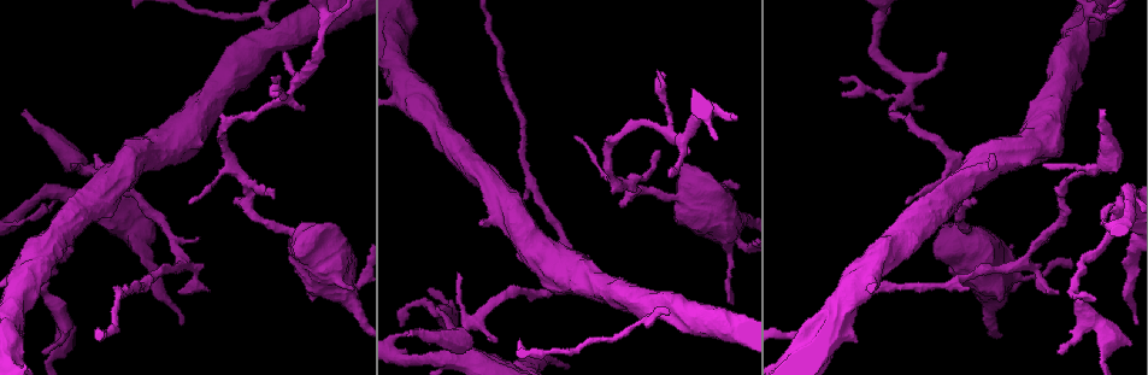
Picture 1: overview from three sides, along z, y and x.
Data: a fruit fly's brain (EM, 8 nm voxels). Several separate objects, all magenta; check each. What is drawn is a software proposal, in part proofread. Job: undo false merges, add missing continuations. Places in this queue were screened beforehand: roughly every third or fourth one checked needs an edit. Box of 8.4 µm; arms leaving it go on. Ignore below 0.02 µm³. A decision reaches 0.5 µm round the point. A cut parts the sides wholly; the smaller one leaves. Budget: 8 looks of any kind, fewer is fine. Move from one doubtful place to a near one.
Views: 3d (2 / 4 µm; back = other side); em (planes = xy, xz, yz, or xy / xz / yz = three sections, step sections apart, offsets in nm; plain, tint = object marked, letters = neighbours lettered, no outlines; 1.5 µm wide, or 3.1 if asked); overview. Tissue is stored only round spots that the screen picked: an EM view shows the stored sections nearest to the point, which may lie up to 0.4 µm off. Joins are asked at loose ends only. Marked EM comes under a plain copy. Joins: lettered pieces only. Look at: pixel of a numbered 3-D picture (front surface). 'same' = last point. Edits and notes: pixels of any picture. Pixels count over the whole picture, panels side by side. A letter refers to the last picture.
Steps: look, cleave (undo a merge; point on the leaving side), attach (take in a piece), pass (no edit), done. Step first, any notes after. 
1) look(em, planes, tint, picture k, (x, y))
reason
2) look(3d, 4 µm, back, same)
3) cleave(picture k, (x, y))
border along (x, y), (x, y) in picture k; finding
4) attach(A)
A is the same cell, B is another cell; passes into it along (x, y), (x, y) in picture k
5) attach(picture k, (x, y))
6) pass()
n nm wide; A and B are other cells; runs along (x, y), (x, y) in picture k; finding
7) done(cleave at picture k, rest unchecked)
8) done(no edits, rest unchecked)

look(3d, 4 µm, picture 1, (429, 307))
calibre changes

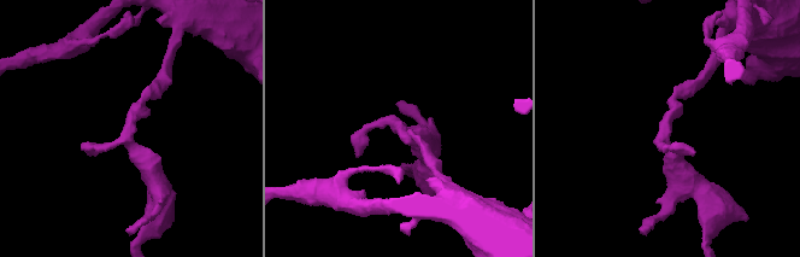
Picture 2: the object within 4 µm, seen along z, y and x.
look(em, planes, tint, picture 2, (129, 141))
need the tissue

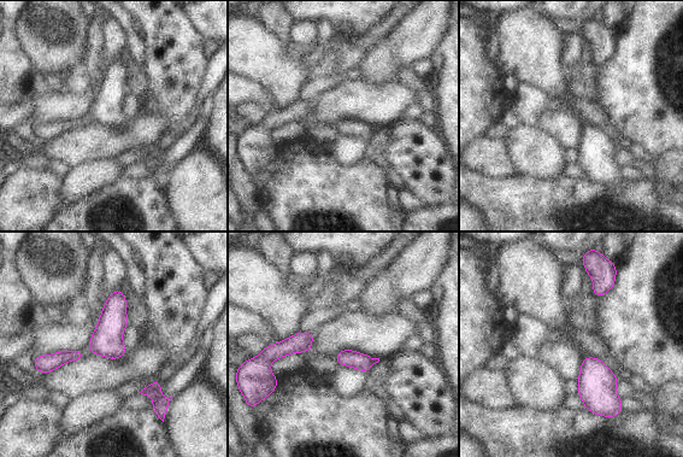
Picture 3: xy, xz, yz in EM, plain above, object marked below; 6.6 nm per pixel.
look(em, planes, letters, same)
what lies round it

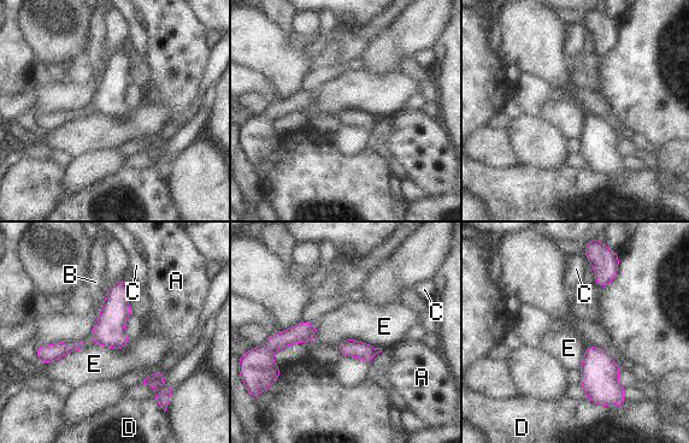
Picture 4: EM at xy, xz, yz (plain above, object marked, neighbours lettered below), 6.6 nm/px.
pass()
110 nm wide; A, B, C, D and E are other cells; border along (335, 346), (358, 340), (381, 348) in picture 4; one neuron here

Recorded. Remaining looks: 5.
look(3d, 4 µm, picture 1, (478, 222))
stops while still wide

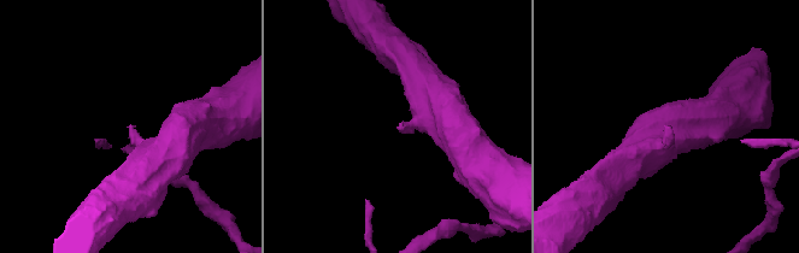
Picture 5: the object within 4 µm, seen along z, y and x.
look(em, planes, letters, picture 5, (666, 126))
now the EM

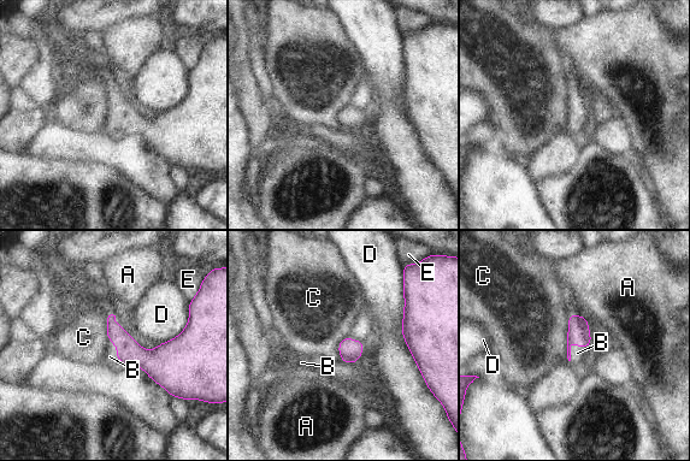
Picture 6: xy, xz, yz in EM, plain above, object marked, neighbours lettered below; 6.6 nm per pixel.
attach(B)
B is the same cell, A, C, D and E are other cells; passes into it along (578, 331), (570, 346), (577, 353) in picture 6; the neuron continues

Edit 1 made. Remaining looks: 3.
done(attach at picture 6, rest unchecked)

